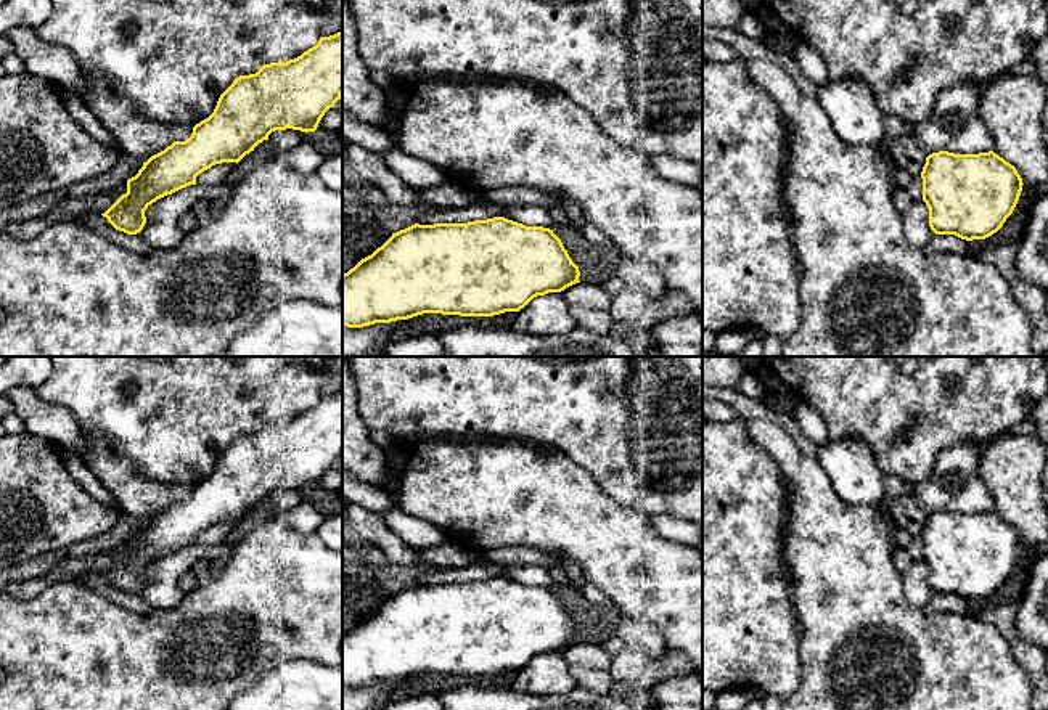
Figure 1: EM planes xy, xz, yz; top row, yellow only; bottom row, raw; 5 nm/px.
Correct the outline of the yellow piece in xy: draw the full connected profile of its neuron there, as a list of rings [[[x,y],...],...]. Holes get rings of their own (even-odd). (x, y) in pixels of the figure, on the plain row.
[[[342,390],[320,397],[318,403],[286,422],[264,424],[256,434],[239,435],[220,455],[214,472],[193,487],[185,501],[174,501],[151,516],[138,533],[127,540],[122,554],[103,577],[119,591],[137,594],[146,583],[145,570],[158,559],[190,545],[196,537],[222,522],[239,522],[275,490],[315,492],[325,472],[342,455]]]

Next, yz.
[[[993,511],[932,512],[921,538],[931,590],[966,601],[997,593],[1013,573],[1024,545],[1016,527]]]

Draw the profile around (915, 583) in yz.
[[[923,559],[913,561],[908,572],[902,575],[902,590],[915,607],[926,607],[934,598],[935,593],[929,586],[929,569]]]

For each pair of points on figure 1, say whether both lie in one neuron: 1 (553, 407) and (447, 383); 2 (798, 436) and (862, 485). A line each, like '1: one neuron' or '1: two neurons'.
1: one neuron
2: two neurons

